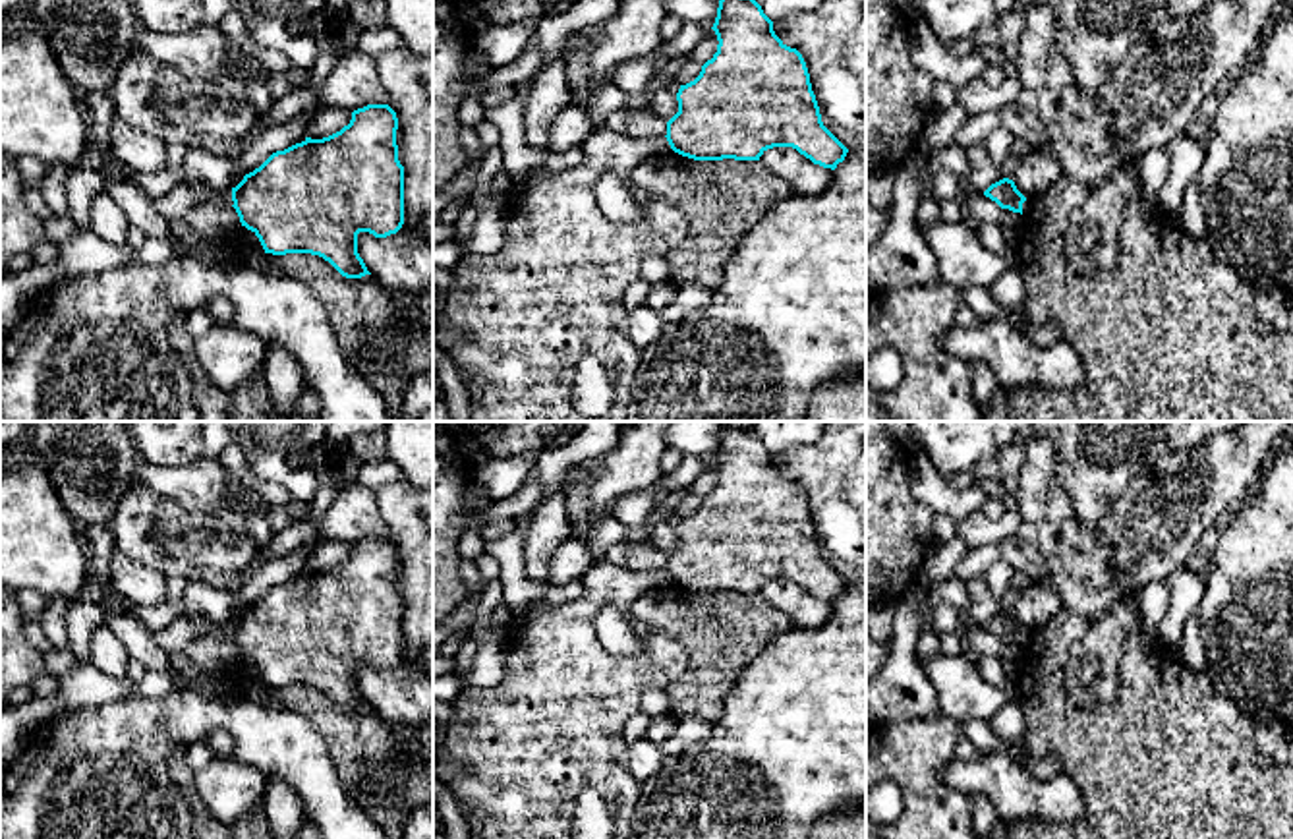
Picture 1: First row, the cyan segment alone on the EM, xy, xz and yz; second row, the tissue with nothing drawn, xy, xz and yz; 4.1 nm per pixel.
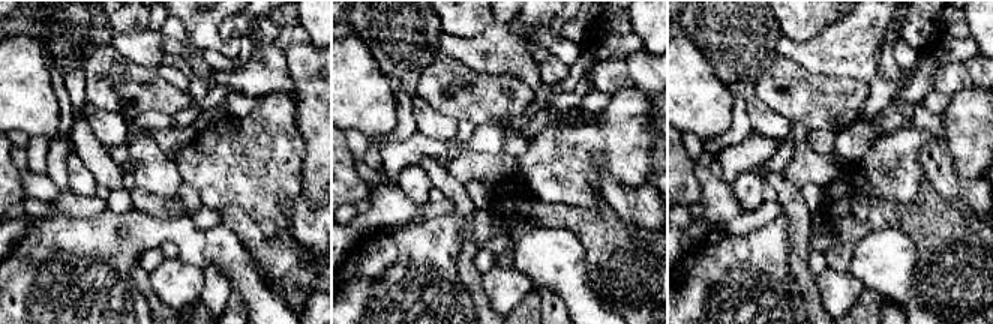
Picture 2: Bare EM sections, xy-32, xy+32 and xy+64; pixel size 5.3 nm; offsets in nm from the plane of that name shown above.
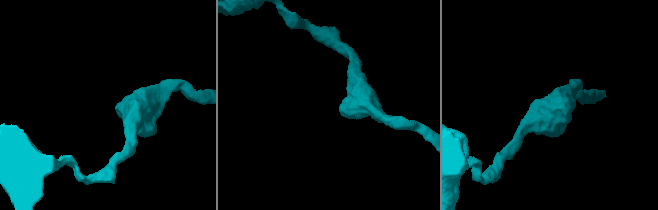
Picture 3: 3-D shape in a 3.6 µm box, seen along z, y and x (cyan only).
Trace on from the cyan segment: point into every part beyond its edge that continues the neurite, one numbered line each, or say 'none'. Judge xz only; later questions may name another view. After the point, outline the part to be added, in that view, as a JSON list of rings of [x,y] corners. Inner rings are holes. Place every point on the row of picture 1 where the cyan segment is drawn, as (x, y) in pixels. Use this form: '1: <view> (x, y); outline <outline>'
none

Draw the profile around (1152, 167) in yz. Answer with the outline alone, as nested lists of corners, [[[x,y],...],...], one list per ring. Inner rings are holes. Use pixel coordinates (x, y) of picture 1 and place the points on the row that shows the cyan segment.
[[[1165,147],[1148,151],[1138,160],[1140,191],[1144,201],[1158,201],[1158,193],[1167,178],[1169,153]]]

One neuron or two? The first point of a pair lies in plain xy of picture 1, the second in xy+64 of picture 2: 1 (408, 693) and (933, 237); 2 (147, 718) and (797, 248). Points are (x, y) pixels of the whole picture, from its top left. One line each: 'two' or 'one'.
1: two
2: two

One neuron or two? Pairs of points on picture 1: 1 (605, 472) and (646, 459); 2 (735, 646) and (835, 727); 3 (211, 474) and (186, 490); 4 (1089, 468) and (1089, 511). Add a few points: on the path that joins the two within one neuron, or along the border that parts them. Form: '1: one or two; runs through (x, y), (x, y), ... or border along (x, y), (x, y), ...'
1: one; runs through (615, 472), (636, 461)
2: two; border along (789, 631), (775, 636), (745, 667), (727, 696)
3: one; runs through (205, 480), (200, 486), (192, 486)
4: one; runs through (1089, 478), (1089, 501)

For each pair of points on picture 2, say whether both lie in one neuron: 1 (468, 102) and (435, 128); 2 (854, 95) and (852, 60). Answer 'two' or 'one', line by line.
1: two
2: two

